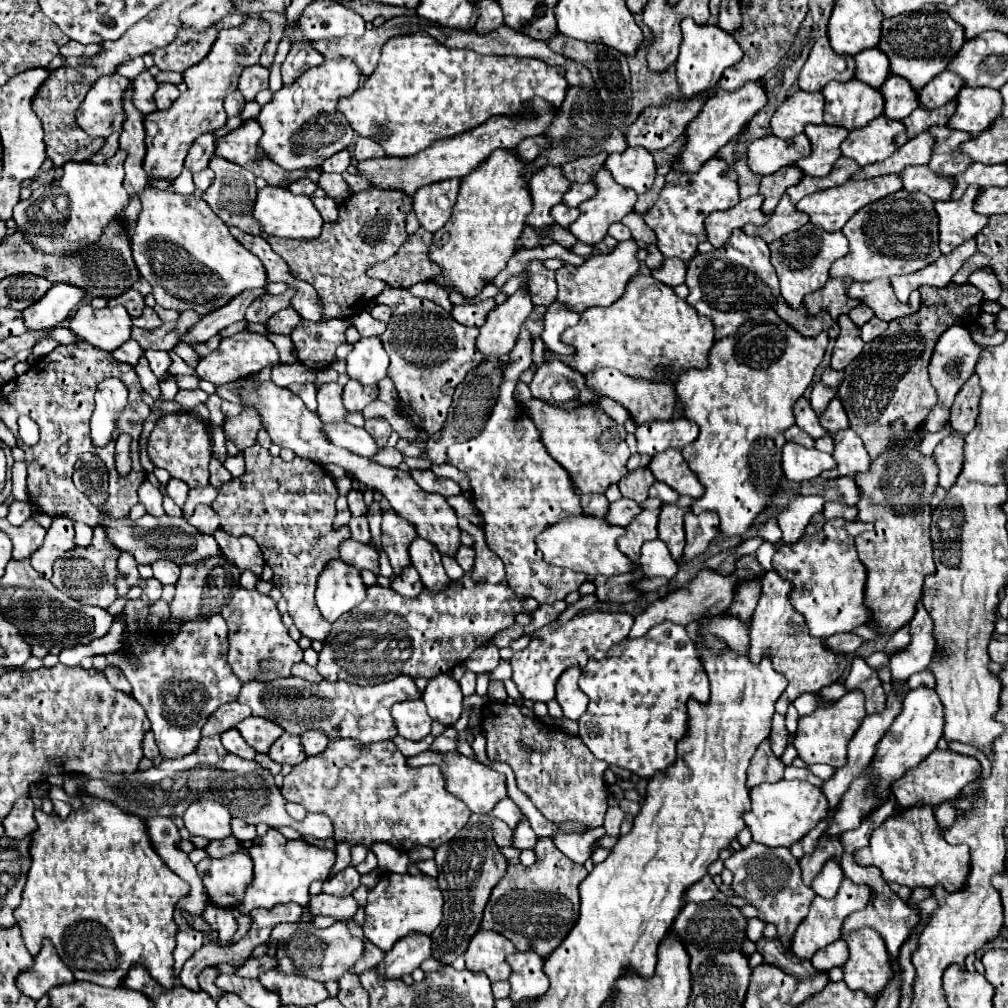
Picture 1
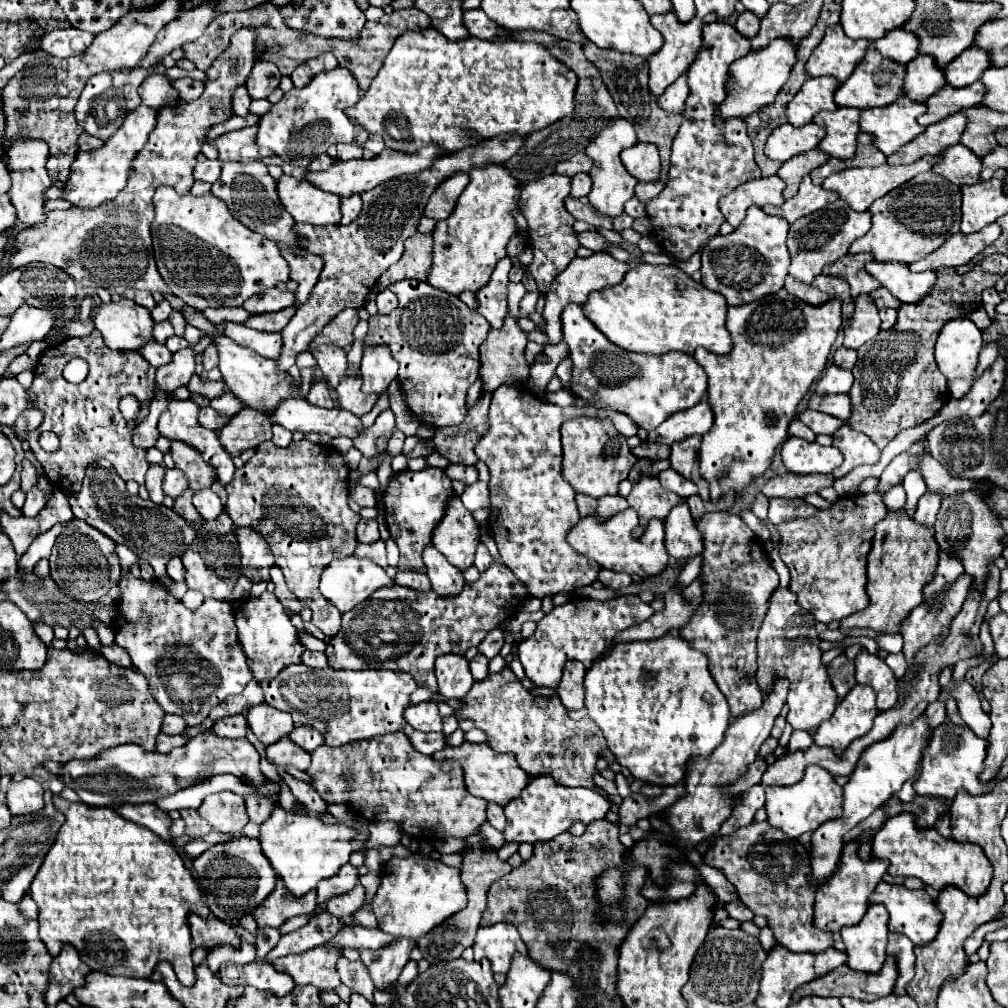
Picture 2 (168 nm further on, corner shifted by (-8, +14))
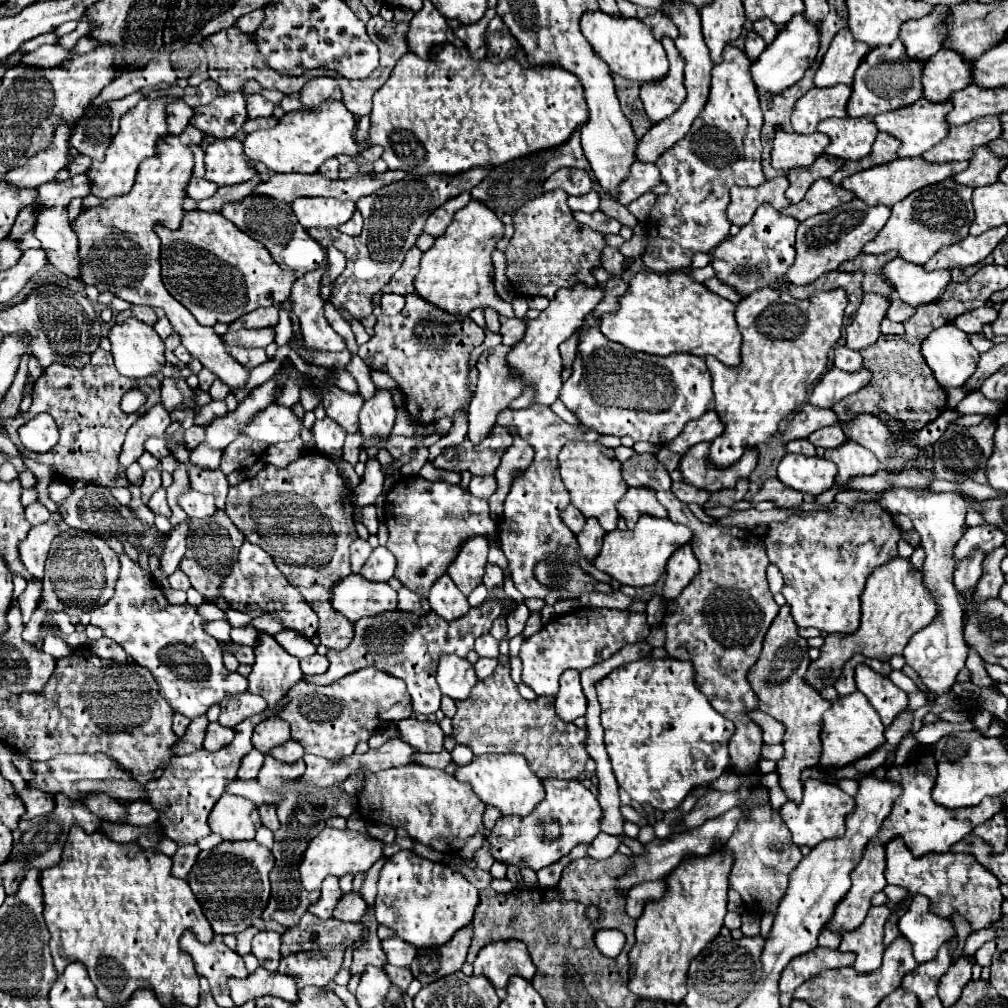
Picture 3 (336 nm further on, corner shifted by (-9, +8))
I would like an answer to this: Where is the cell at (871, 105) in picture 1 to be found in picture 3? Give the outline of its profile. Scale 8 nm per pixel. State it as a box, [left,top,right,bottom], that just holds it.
[846,40,922,118]

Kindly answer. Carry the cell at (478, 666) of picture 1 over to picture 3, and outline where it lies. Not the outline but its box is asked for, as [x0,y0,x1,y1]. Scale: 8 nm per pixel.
[476,634,498,658]

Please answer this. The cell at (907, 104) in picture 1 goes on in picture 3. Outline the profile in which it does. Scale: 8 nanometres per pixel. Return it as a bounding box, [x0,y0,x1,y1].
[922,50,970,102]

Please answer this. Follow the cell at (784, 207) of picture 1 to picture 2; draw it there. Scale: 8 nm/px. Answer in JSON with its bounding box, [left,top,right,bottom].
[762,176,837,222]

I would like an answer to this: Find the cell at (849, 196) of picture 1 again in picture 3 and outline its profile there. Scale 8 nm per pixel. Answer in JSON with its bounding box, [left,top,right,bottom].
[842,158,968,206]

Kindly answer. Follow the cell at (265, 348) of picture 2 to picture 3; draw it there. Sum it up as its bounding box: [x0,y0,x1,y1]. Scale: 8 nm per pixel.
[228,346,270,368]

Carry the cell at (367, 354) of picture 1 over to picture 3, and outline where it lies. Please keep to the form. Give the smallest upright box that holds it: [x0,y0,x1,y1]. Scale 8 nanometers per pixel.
[360,390,396,440]

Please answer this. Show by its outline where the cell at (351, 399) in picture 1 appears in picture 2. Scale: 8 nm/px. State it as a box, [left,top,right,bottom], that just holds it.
[337,378,377,418]

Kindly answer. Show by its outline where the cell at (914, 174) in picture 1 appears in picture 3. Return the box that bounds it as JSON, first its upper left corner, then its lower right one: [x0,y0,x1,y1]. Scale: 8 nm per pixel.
[954,146,1004,188]

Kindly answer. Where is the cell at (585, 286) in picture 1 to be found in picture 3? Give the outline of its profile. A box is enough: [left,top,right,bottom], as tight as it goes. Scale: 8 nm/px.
[508,282,604,406]

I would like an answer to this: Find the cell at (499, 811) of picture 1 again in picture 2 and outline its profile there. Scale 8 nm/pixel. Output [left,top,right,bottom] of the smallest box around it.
[503,776,611,844]

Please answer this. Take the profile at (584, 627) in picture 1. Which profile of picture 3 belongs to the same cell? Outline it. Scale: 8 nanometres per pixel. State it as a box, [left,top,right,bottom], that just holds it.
[520,608,650,696]

